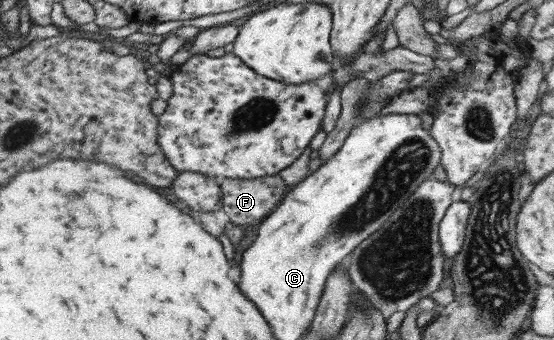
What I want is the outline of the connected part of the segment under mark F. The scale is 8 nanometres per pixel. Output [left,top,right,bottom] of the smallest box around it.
[219,174,288,225]

